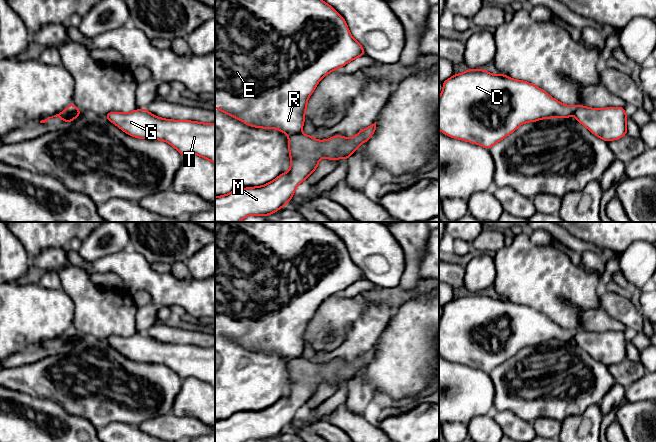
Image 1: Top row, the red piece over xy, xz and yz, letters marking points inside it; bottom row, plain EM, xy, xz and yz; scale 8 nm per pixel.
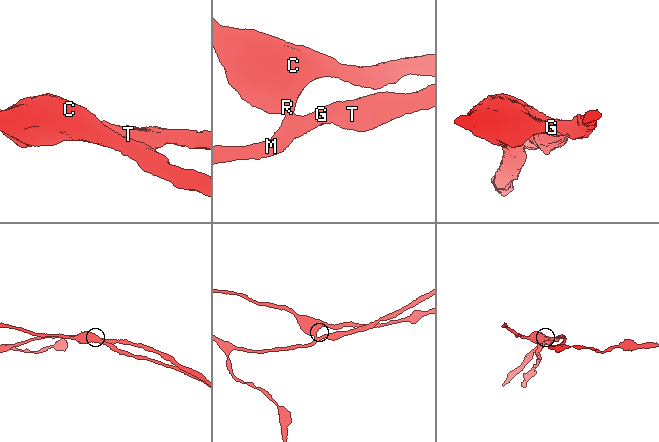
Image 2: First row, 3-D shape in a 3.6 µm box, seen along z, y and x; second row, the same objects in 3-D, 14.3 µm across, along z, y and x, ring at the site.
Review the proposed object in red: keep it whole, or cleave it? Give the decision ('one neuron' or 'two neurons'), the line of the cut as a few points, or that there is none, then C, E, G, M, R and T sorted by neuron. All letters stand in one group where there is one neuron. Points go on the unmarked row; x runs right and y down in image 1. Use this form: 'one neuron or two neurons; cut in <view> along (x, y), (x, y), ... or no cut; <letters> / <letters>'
two neurons; cut in xy along (76, 332), (68, 338), (67, 346); C E R / G M T

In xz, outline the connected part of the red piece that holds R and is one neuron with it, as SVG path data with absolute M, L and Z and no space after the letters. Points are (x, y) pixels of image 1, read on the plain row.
M215 222L215 332L256 352L274 352L288 360L302 356L307 324L320 304L352 284L366 279L351 259L344 242L320 222Z

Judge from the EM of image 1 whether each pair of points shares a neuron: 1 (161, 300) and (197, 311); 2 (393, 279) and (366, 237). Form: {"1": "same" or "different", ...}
{"1": "same", "2": "same"}

